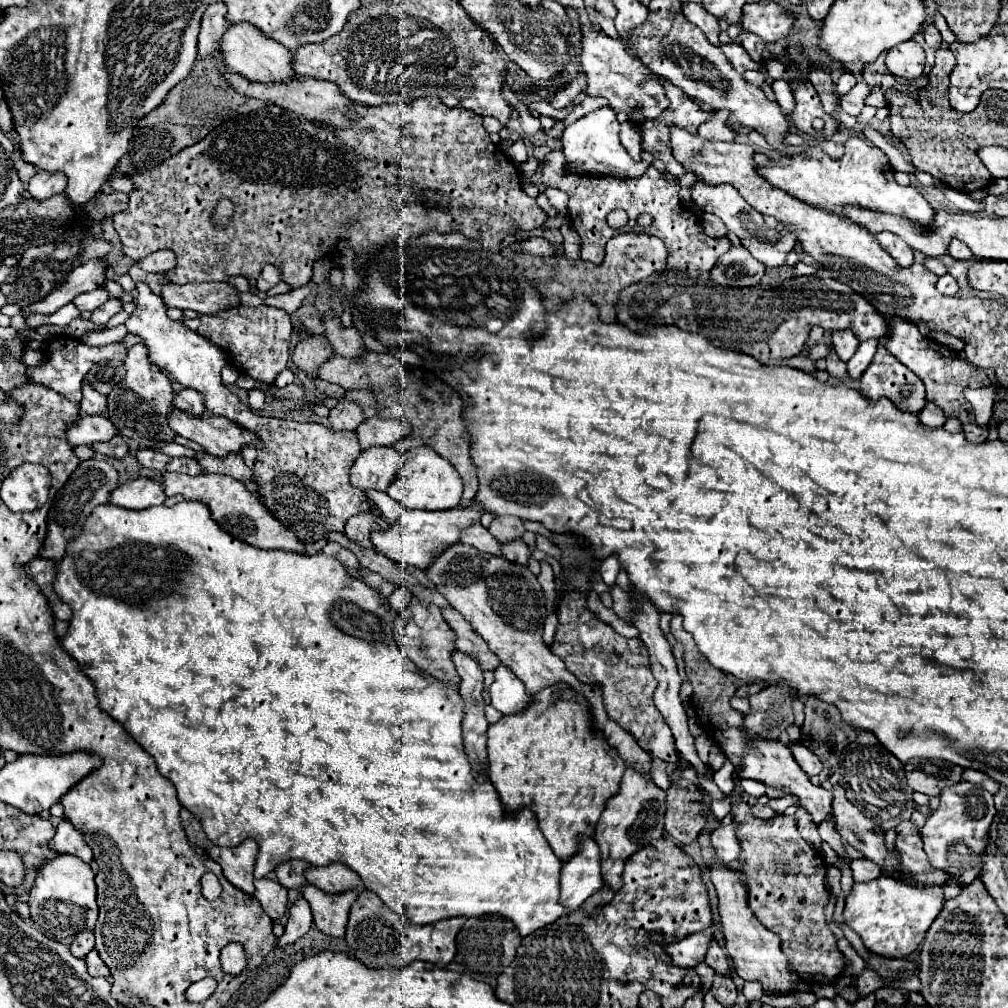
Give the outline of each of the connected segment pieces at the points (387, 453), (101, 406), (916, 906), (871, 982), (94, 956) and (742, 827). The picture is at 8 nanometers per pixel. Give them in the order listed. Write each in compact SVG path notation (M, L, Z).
M375 446L357 456L355 464L351 466L351 486L363 492L385 492L385 488L401 474L401 468L403 456L393 450L393 446Z
M83 384L81 410L83 410L85 414L105 414L105 410L107 410L107 396L103 396L103 394L99 394L95 388Z
M881 875L879 880L867 884L853 884L845 900L845 922L861 936L867 950L887 958L911 956L925 938L925 932L943 910L941 886L911 886L891 876Z
M863 970L861 972L861 976L855 980L855 986L857 986L857 994L859 994L859 998L863 998L863 996L869 996L869 994L873 994L877 988L881 988L883 984L879 982L879 978L875 978L875 974L871 974L871 970Z
M91 950L91 952L87 954L85 962L87 962L87 972L89 972L91 976L103 976L103 978L109 976L109 970L107 970L107 966L103 964L103 960L99 958L97 950Z
M735 766L733 780L735 790L741 792L743 802L733 806L731 816L739 824L737 840L741 842L739 860L743 860L741 882L747 886L747 900L753 916L773 934L781 938L781 950L795 966L797 974L805 982L829 984L843 972L843 954L837 950L837 938L831 934L825 922L825 902L829 900L829 890L825 886L827 866L823 856L813 850L797 832L795 820L791 816L775 820L761 820L751 814L751 806L757 804L755 798L745 794L739 786L739 766Z

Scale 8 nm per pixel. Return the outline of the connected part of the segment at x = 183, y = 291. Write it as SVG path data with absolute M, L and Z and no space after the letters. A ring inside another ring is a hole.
M163 282L161 298L167 306L181 310L195 310L199 314L215 314L219 310L239 306L235 288L227 282L207 282L207 284L173 284Z

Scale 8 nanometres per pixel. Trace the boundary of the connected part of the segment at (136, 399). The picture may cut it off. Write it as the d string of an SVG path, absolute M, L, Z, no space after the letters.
M135 344L133 348L129 348L125 358L125 368L127 368L125 382L115 386L109 394L107 418L113 422L117 432L133 440L139 450L145 450L145 448L159 450L159 444L173 442L173 438L177 436L167 424L167 418L173 410L173 398L175 398L171 380L165 374L161 374L157 366L151 366L151 362L147 362L147 348L143 344Z

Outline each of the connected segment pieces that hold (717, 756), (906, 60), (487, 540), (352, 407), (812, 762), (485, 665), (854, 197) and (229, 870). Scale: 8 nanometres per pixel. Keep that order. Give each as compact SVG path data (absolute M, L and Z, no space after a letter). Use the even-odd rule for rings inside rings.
M713 746L711 748L711 754L709 754L709 768L713 770L713 772L717 772L719 768L721 768L721 764L723 764L723 760L725 760L725 754L723 754L723 750L719 750L719 746Z
M903 42L889 50L887 54L887 70L905 80L915 80L923 74L925 52L917 42Z
M475 524L475 526L469 526L467 530L463 530L461 542L477 548L479 554L501 556L501 544L495 542L495 538L489 534L489 530L485 530L481 524Z
M339 400L337 406L331 408L327 418L329 418L329 426L335 432L343 432L343 430L355 430L363 422L363 412L357 404L349 400Z
M797 742L797 744L791 744L791 752L807 776L817 776L821 772L821 762L809 748L805 748L803 744Z
M451 606L445 608L443 618L451 626L451 630L457 634L457 650L461 650L463 654L477 660L481 670L497 670L497 666L501 664L499 658L495 658L495 654L489 650L489 646L483 642L483 638L471 630L469 622L457 610L453 610Z
M851 136L843 146L845 154L839 160L833 160L827 152L815 146L793 156L771 160L767 166L757 166L757 174L803 202L823 206L823 210L841 212L843 204L855 202L855 206L867 206L871 210L883 210L885 214L903 214L905 218L915 218L917 222L929 222L933 214L929 202L913 186L903 188L897 184L893 176L895 170L877 146L869 146L863 138L855 136Z
M243 840L235 848L219 848L211 846L207 852L221 868L225 878L245 894L253 894L253 866L257 860L257 842L255 840Z

